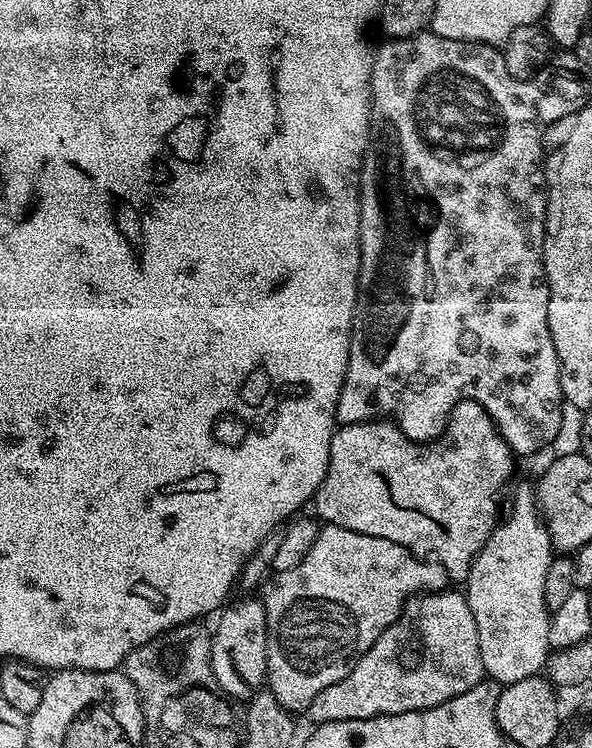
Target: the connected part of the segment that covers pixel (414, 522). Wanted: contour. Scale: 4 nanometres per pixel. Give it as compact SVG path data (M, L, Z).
M463 400L448 416L444 432L436 440L421 442L406 438L391 419L337 427L330 442L326 478L316 491L315 515L324 524L337 524L358 534L370 534L398 542L415 556L433 560L446 570L449 581L467 581L476 555L486 546L502 516L500 495L512 476L514 454L496 429L495 422L478 402Z

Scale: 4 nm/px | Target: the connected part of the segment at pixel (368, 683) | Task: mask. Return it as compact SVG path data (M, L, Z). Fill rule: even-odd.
M452 591L426 592L413 596L404 605L404 610L398 619L380 635L378 642L374 642L374 646L370 646L370 650L366 650L366 654L352 665L350 674L346 674L346 678L342 678L342 682L334 682L334 686L326 686L326 690L322 690L318 694L318 698L314 698L314 702L310 702L310 706L306 709L306 716L309 716L313 720L311 723L319 726L321 724L329 724L330 722L369 720L375 716L393 716L394 714L402 714L403 712L426 710L430 706L438 706L458 694L466 694L466 690L470 690L474 686L481 684L485 679L486 673L482 666L482 650L478 650L478 626L474 622L474 614L470 614L470 606L468 605L465 593L463 591Z

